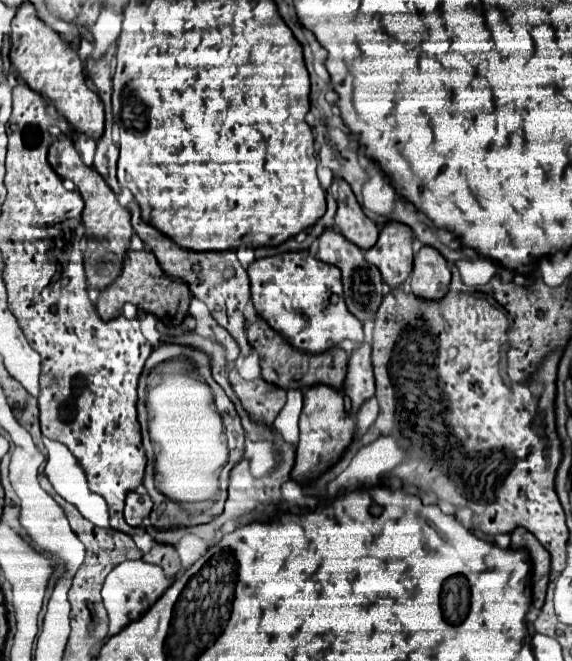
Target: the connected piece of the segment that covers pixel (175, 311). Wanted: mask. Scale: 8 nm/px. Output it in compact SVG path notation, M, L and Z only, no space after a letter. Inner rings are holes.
M131 250L125 258L121 276L105 290L99 292L99 302L97 302L97 312L101 316L101 320L113 320L121 314L123 304L135 304L141 312L153 314L159 320L173 320L175 324L181 324L185 320L185 316L189 314L189 302L191 302L191 294L189 288L185 284L181 284L179 280L167 280L165 272L161 272L161 266L157 264L155 256L147 250L135 252Z

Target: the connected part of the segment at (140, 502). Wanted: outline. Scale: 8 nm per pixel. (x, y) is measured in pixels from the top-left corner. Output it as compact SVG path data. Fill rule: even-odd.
M129 492L127 500L125 500L125 522L133 528L139 528L143 524L143 518L149 516L151 508L153 508L153 502L151 502L149 494Z

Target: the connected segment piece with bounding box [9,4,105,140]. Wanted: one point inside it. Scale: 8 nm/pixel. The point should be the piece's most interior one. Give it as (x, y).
(47, 64)

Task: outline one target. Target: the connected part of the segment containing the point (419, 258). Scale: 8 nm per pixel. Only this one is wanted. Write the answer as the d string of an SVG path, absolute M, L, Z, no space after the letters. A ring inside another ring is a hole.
M423 246L415 256L411 292L421 300L441 300L449 292L451 270L443 256L435 248Z

